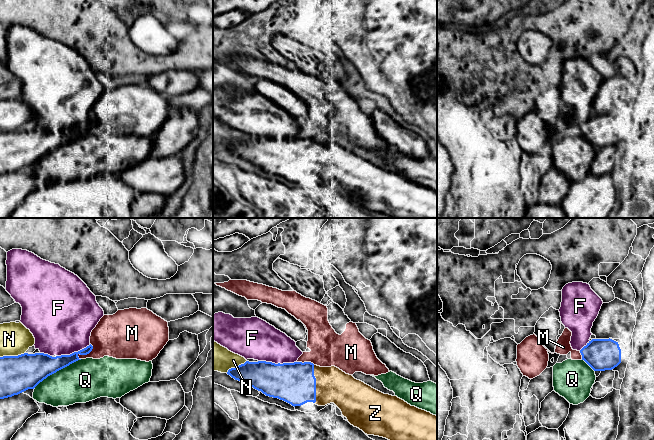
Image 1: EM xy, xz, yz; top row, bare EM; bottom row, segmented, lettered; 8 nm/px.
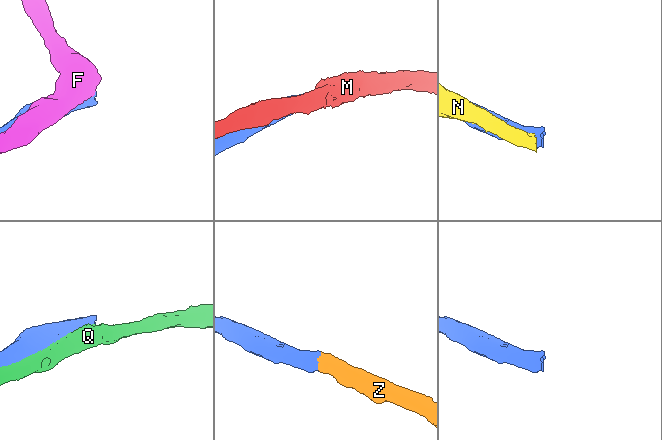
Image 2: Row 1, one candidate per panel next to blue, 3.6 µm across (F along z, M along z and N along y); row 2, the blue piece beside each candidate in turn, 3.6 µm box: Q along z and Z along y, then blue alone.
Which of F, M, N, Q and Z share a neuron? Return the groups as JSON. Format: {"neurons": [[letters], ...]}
{"neurons": [["F"], ["M"], ["N"], ["Q"], ["Z"]]}

